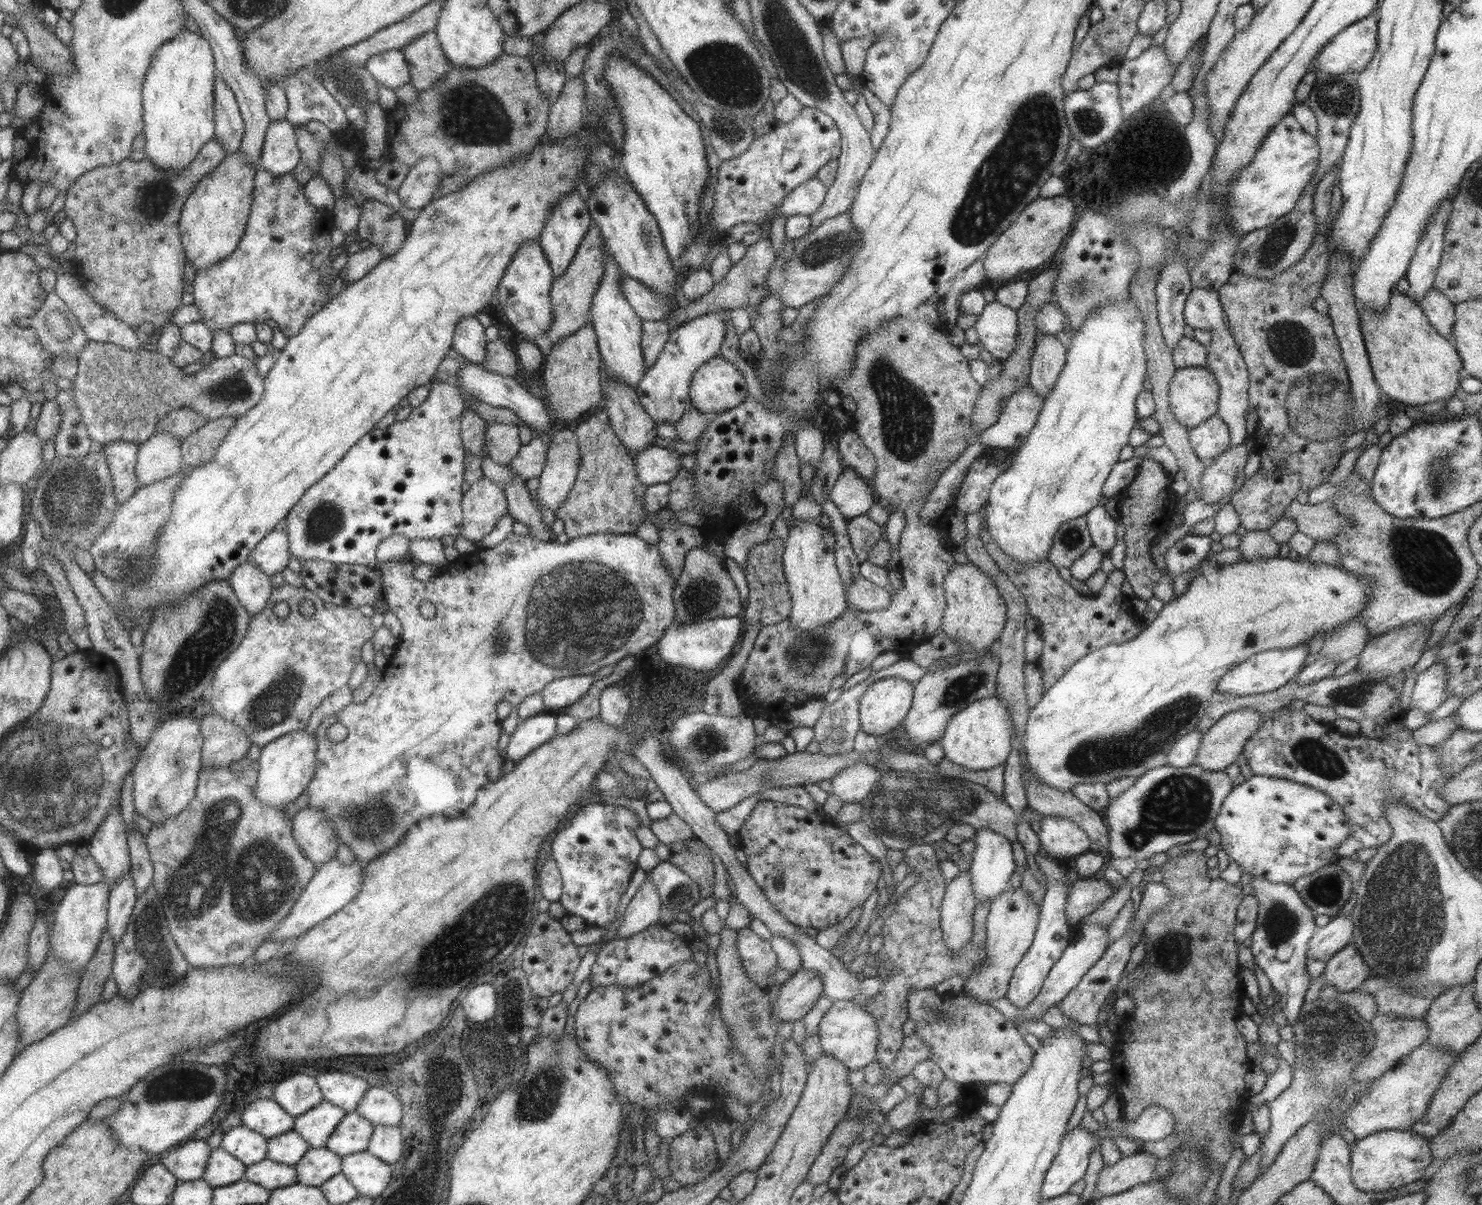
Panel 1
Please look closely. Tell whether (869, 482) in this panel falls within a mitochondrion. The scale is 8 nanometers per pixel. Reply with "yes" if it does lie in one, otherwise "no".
no

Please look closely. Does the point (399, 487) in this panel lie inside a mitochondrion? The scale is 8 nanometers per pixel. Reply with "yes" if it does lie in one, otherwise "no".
no

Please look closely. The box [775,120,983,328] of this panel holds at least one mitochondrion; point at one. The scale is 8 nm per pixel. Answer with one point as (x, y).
(827, 249)

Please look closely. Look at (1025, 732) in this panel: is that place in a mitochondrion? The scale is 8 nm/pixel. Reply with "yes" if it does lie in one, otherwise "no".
no

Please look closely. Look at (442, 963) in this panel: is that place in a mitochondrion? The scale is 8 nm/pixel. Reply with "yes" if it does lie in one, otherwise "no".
yes

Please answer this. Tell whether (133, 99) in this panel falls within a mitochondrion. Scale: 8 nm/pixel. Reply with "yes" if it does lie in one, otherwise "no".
no

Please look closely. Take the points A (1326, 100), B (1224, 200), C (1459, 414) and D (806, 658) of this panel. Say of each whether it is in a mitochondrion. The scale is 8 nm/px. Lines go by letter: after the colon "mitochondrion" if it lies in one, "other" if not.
A: mitochondrion
B: other
C: other
D: mitochondrion

